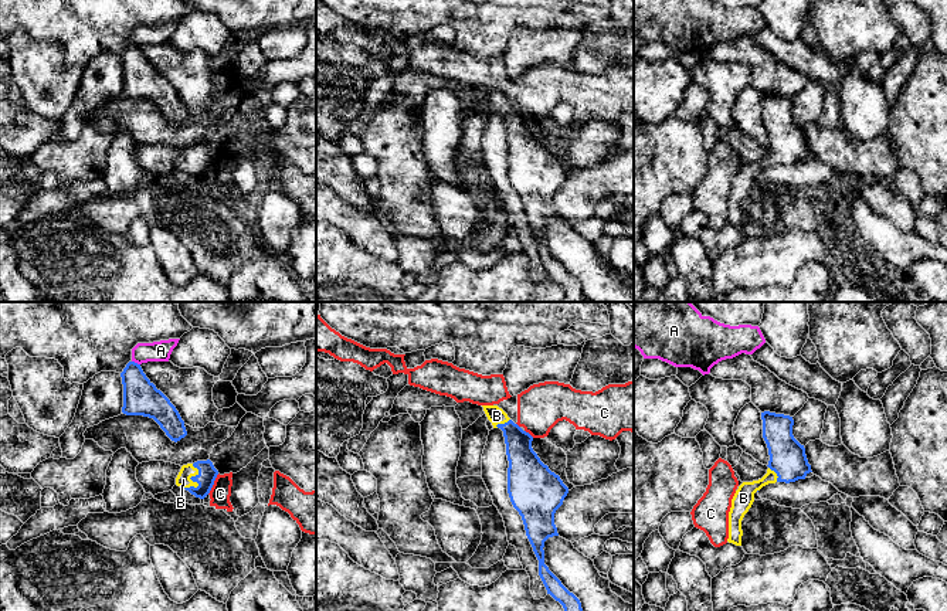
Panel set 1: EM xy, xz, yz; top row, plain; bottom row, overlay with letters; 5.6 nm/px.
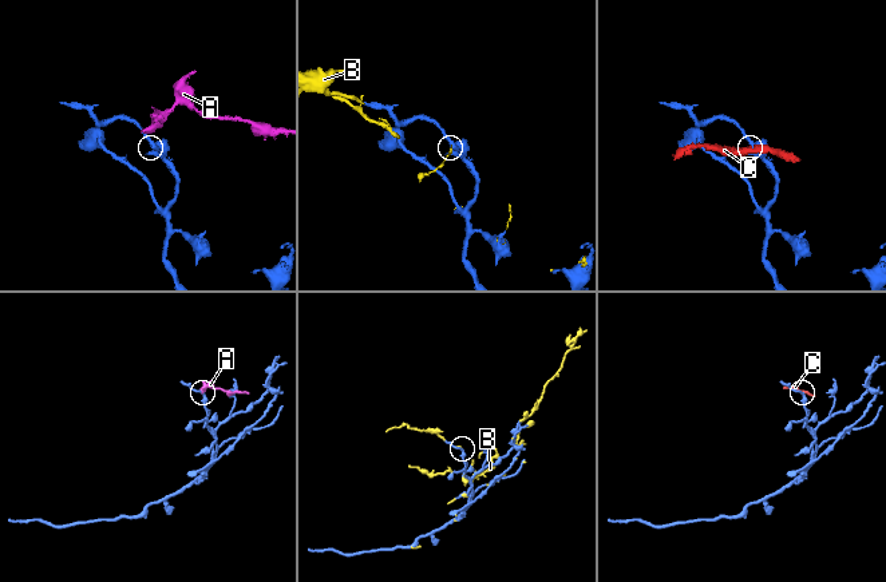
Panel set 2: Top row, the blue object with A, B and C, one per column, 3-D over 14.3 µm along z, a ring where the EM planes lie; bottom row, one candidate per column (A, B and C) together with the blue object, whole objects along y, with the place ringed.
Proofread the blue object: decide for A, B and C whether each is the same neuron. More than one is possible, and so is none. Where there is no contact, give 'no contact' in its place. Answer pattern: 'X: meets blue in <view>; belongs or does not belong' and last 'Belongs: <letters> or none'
A: meets blue in xy; does not belong
B: meets blue in xy; belongs
C: meets blue in xy; does not belong
Belongs: B

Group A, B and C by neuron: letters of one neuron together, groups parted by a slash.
A / B / C

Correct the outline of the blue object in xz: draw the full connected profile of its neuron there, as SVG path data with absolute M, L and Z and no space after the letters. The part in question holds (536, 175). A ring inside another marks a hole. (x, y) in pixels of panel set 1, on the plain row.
M498 88L482 89L493 111L503 113L509 143L508 176L522 198L547 276L563 288L564 302L593 302L583 295L580 282L544 247L544 224L559 218L554 196L563 187L568 170L540 143L532 130L533 119L529 115L515 106Z

